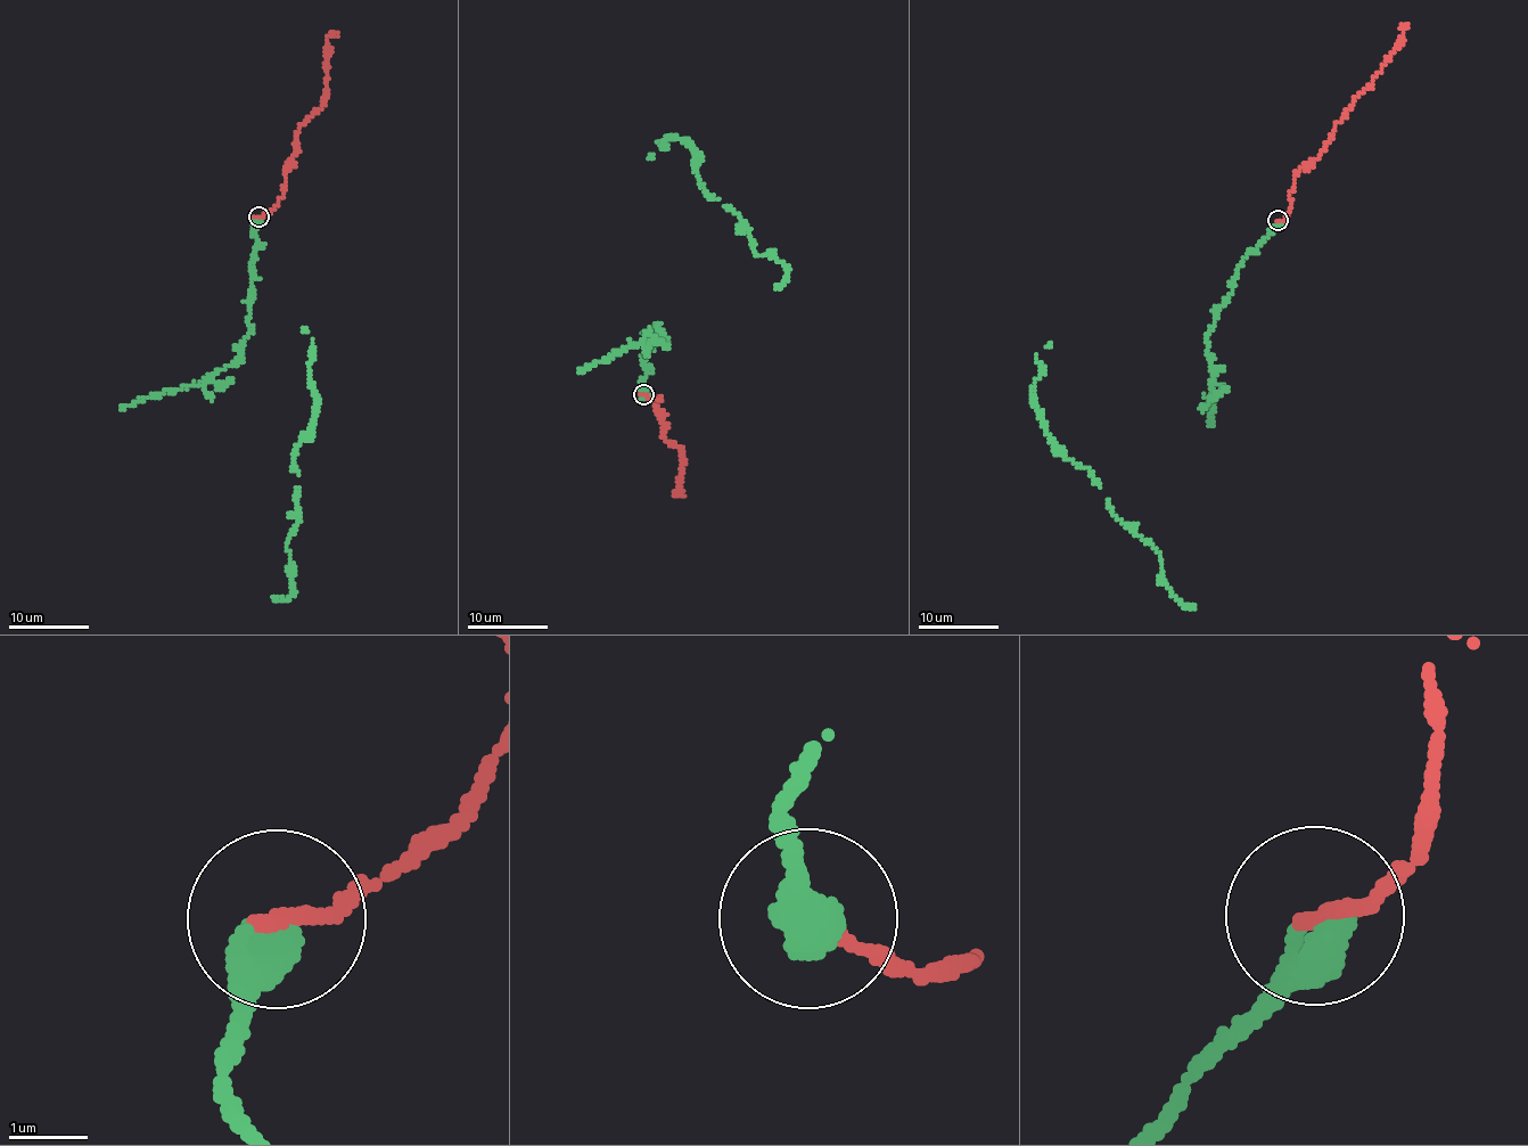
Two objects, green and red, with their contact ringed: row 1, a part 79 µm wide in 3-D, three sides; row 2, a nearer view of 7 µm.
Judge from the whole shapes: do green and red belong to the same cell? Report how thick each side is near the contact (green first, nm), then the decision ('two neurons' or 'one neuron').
600 nm thick on the green side, 200 nm on the other; one neuron

